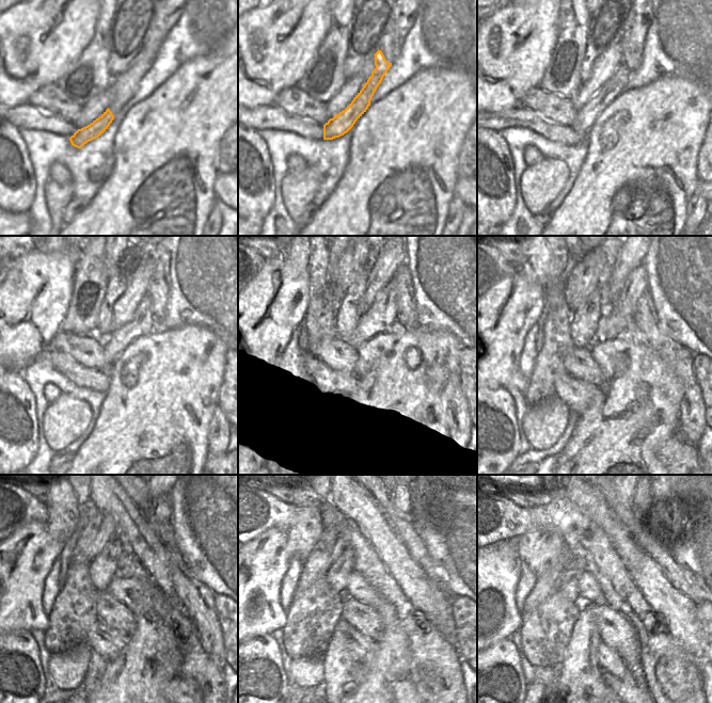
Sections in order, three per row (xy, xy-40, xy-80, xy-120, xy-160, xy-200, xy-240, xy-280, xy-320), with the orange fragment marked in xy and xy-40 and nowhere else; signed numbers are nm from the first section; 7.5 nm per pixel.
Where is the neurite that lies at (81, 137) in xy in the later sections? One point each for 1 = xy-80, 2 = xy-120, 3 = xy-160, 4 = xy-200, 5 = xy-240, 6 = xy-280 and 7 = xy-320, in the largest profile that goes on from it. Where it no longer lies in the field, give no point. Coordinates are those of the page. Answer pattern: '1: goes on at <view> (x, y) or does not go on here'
1: goes on at xy-80 (586, 115)
2: goes on at xy-120 (142, 322)
3: goes on at xy-160 (381, 317)
4: goes on at xy-200 (615, 321)
5: goes on at xy-240 (158, 514)
6: goes on at xy-280 (400, 496)
7: goes on at xy-320 (642, 496)

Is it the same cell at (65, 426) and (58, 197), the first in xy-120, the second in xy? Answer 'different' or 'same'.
same

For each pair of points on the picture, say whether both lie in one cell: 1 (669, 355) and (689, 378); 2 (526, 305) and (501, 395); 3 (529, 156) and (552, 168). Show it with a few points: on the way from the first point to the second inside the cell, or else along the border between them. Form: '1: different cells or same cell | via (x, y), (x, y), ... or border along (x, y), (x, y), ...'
1: different cells | border along (680, 346), (676, 350), (679, 361), (674, 370)
2: different cells | border along (488, 387), (504, 387), (506, 389)
3: different cells | border along (543, 157), (527, 166)

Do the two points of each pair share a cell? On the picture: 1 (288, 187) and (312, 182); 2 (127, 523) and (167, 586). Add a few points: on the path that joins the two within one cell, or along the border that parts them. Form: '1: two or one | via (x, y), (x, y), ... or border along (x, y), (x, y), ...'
1: one | via (294, 187), (301, 187), (306, 182)
2: one | via (136, 539), (155, 570)

